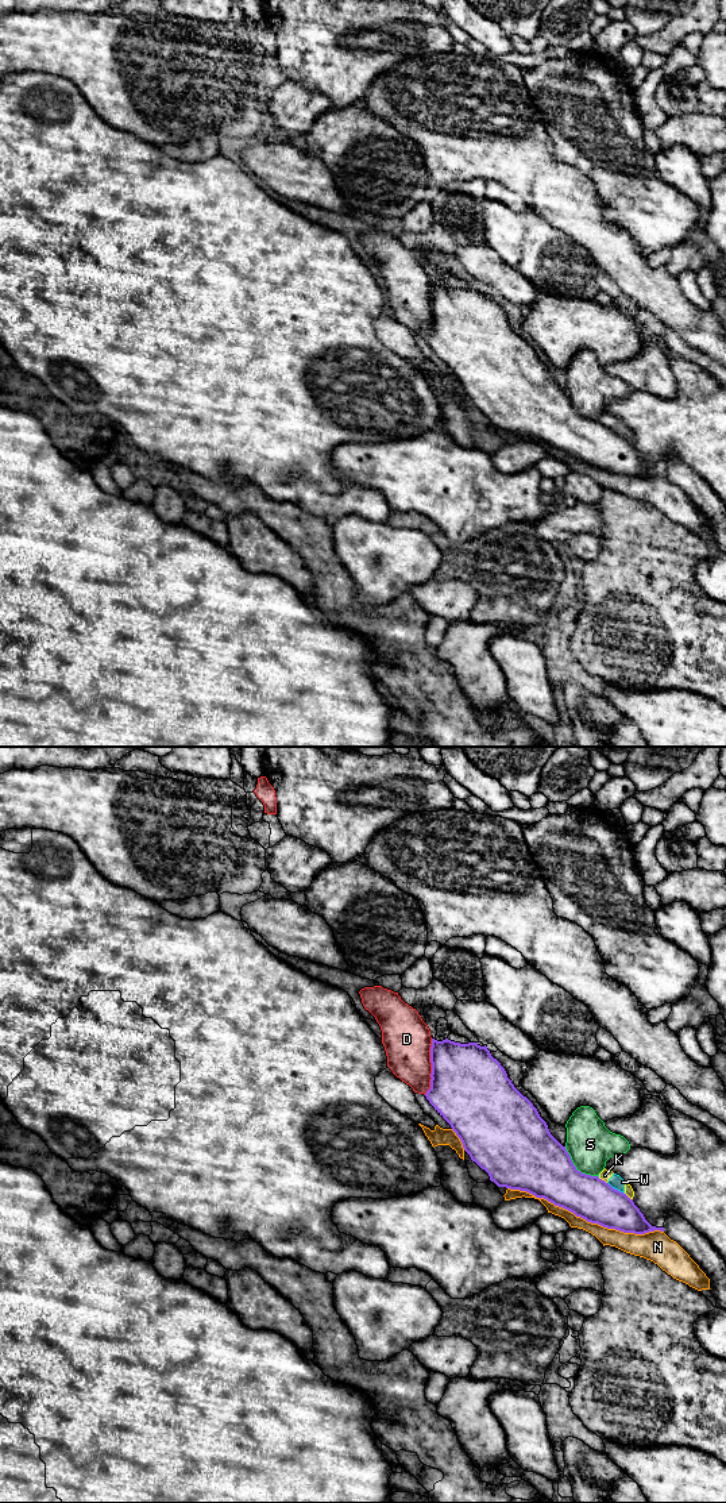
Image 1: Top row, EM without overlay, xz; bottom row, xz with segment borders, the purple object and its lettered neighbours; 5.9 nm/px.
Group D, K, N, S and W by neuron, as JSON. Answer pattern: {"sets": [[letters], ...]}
{"sets": [["D"], ["K", "W"], ["N"], ["S"]]}

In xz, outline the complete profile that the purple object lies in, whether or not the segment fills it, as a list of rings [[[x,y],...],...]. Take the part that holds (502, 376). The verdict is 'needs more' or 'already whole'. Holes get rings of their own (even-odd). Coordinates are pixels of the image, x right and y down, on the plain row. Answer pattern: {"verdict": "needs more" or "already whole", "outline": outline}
{"verdict": "already whole", "outline": [[[432,282],[430,307],[432,323],[430,332],[425,338],[426,343],[451,369],[471,404],[484,413],[490,424],[498,431],[526,435],[536,442],[544,442],[555,450],[574,456],[587,466],[598,467],[607,473],[634,478],[645,478],[654,474],[664,475],[664,471],[652,470],[626,438],[613,432],[598,420],[586,419],[576,413],[565,390],[551,378],[547,366],[540,361],[537,352],[514,331],[505,312],[491,300],[486,289]]]}

